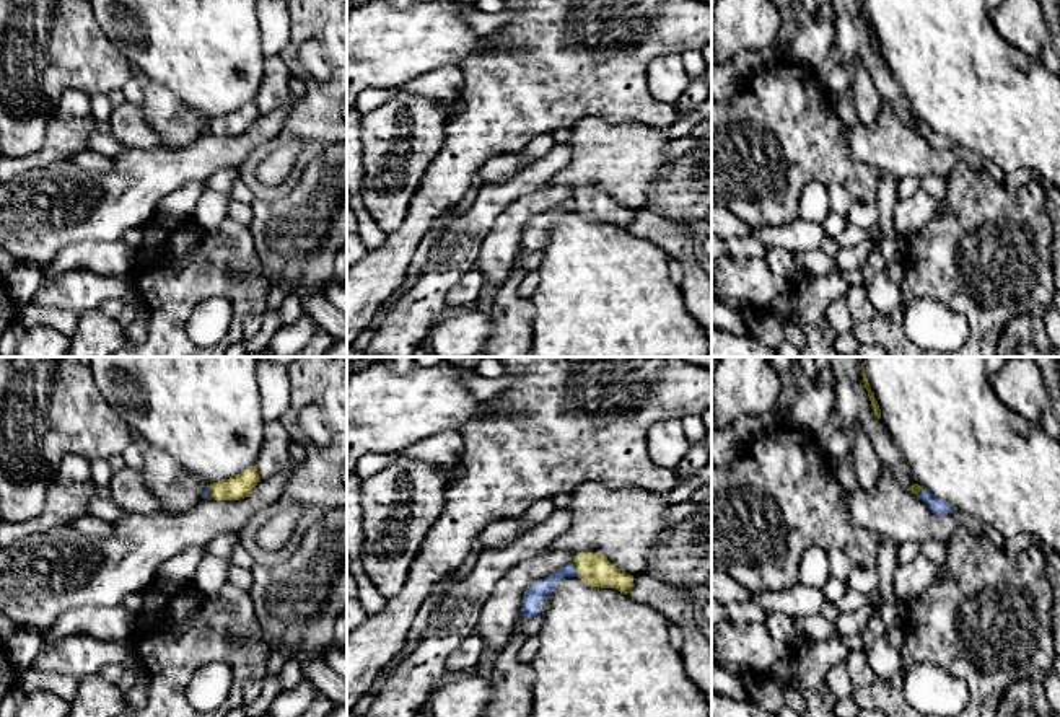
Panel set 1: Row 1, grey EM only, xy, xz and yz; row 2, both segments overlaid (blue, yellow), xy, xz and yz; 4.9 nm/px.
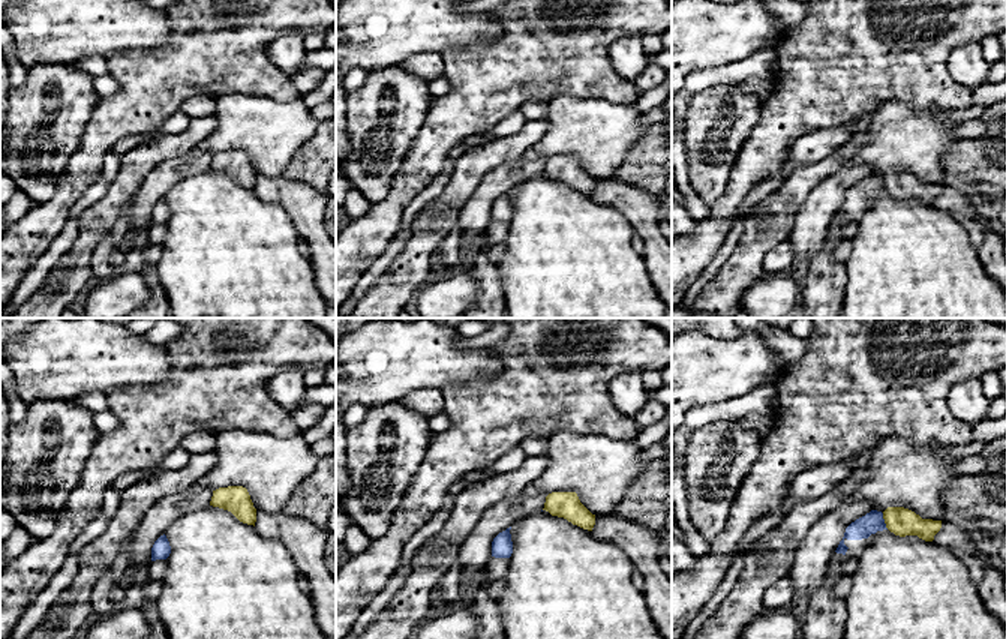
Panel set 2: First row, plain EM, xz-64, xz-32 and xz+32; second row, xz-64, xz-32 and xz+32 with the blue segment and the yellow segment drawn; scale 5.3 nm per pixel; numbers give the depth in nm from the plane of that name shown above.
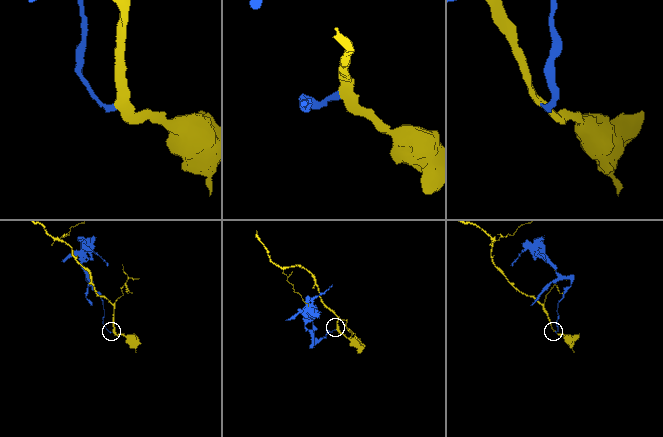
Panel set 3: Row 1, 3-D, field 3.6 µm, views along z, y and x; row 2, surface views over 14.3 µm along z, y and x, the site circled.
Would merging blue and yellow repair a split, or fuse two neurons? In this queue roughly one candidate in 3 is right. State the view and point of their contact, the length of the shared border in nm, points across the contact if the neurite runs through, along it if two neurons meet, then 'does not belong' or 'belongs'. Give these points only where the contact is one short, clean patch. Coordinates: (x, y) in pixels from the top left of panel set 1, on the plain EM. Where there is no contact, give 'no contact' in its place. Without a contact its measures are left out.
meets blue in xz at (575, 204); contact 80 nm long; border along xz (572, 196), (577, 211); does not belong

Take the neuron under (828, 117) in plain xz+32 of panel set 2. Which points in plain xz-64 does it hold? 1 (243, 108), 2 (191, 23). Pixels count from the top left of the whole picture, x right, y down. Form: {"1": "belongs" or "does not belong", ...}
{"1": "does not belong", "2": "belongs"}

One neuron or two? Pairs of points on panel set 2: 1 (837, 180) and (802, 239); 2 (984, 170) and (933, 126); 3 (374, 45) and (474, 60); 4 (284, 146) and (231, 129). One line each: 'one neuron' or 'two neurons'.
1: one neuron
2: two neurons
3: two neurons
4: one neuron

